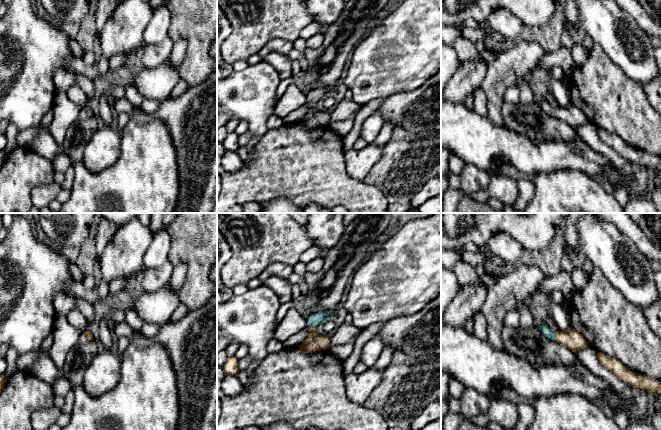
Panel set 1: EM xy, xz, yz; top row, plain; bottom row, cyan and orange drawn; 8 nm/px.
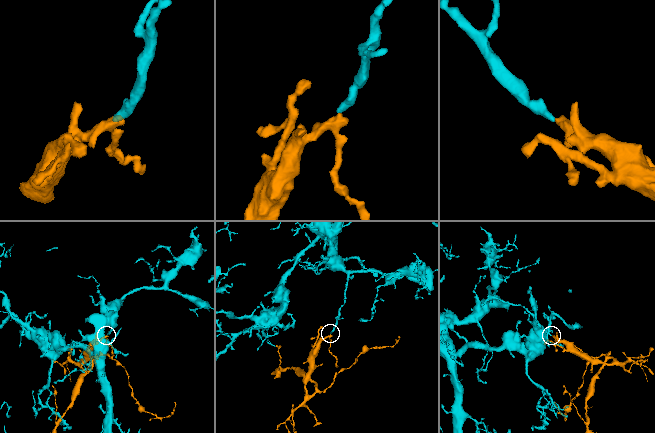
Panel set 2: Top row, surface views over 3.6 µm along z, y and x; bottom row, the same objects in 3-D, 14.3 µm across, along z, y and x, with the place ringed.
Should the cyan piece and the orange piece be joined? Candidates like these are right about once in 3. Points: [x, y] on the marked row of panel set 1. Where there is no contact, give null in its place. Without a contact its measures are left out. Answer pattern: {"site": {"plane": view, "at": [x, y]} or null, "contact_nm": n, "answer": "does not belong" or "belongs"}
{"site": {"plane": "yz", "at": [554, 336]}, "contact_nm": 60, "answer": "belongs"}

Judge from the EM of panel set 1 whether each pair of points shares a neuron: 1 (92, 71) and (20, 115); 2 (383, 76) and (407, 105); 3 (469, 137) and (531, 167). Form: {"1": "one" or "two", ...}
{"1": "two", "2": "two", "3": "one"}

